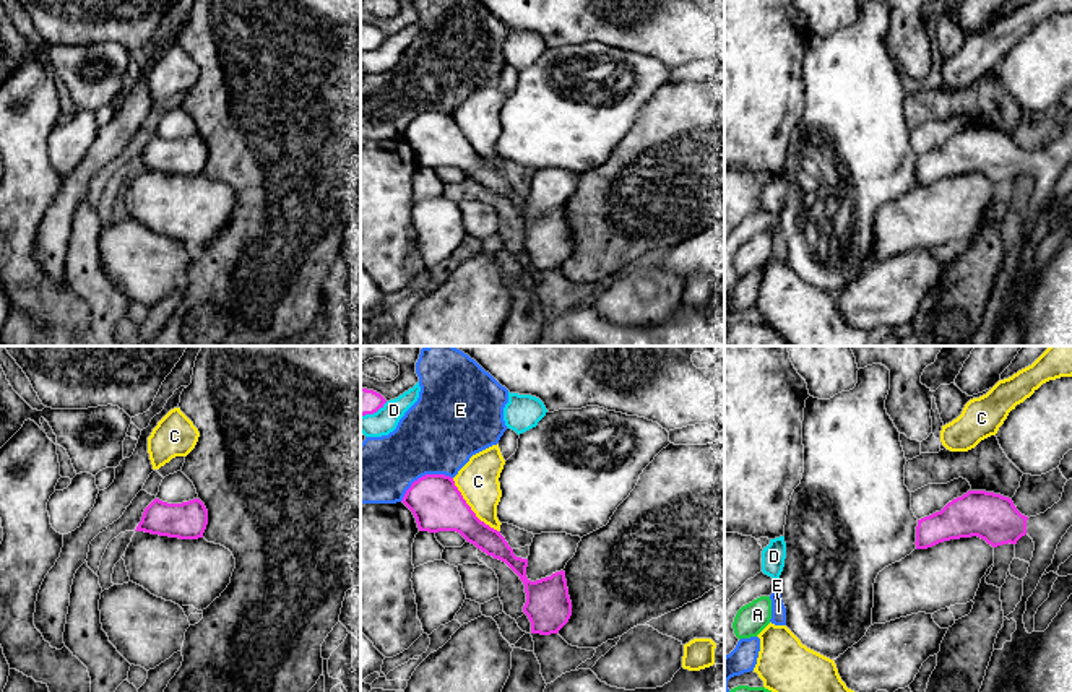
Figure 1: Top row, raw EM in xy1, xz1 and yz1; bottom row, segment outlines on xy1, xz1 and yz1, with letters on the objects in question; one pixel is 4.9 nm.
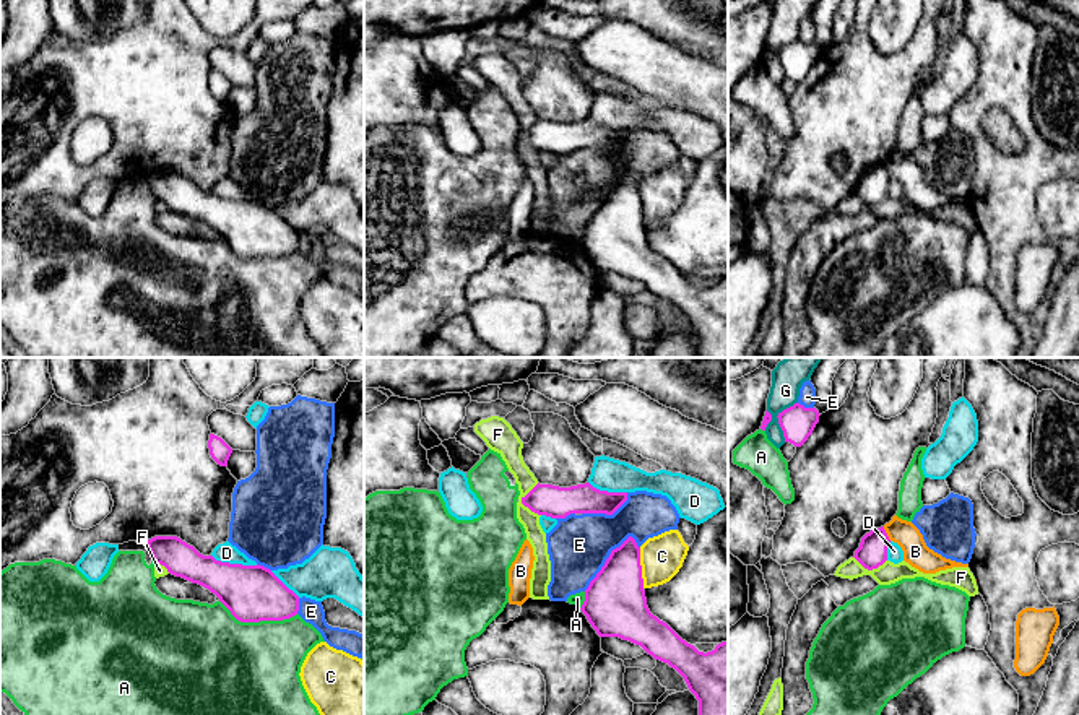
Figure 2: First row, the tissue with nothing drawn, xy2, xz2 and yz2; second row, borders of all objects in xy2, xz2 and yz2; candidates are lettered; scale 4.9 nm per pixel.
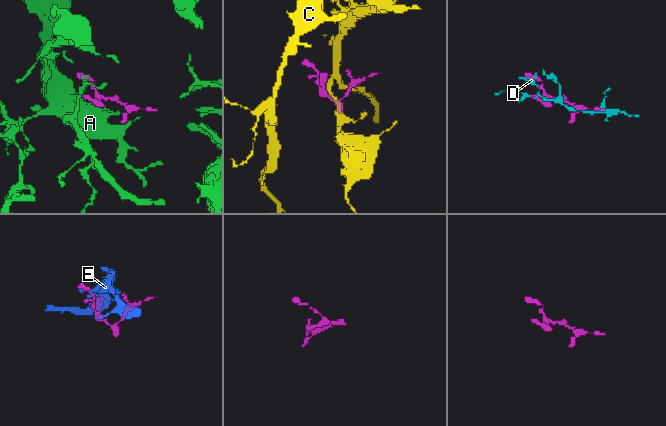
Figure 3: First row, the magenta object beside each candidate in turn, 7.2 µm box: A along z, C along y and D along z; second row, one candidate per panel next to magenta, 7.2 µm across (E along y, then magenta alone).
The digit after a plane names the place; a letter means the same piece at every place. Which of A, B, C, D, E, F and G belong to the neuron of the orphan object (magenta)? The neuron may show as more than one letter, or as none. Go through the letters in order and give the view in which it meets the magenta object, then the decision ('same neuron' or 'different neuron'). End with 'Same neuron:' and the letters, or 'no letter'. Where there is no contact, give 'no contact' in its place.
A: xy2 | different neuron
B: yz2 | different neuron
C: xz1 | different neuron
D: xy2 | different neuron
E: xz2 | different neuron
F: xz2 | different neuron
G: yz2 | different neuron
Same neuron: no letter

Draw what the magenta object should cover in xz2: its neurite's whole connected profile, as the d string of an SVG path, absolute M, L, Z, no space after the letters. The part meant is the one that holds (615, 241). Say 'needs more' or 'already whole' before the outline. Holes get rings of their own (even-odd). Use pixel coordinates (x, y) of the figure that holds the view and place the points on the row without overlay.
already whole; M632 172L611 187L585 226L585 237L580 245L600 273L629 276L640 281L655 296L674 304L699 336L700 358L728 358L728 278L718 280L712 288L699 288L650 249L644 226L640 184Z

